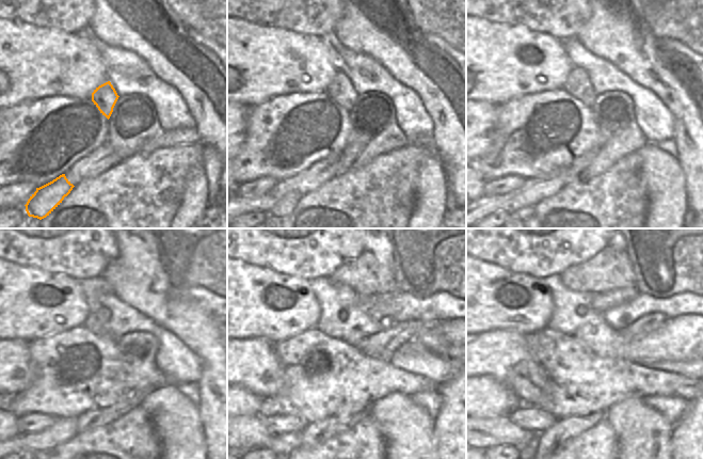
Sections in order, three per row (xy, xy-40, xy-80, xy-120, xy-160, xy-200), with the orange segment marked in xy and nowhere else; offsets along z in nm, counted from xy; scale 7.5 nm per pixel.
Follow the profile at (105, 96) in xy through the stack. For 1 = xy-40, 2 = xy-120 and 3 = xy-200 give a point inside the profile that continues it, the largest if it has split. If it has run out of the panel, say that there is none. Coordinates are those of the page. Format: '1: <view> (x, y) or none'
1: xy-40 (339, 89)
2: xy-120 (97, 322)
3: xy-200 (580, 311)

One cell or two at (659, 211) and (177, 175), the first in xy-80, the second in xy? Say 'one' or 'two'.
two

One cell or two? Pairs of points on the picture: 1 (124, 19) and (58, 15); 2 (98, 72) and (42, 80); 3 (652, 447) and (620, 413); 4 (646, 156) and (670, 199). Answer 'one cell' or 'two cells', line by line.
1: two cells
2: one cell
3: one cell
4: one cell

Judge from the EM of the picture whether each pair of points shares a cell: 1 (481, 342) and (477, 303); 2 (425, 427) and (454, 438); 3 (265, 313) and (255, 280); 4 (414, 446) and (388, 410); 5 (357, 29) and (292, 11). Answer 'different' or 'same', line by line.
1: different
2: different
3: same
4: same
5: different

